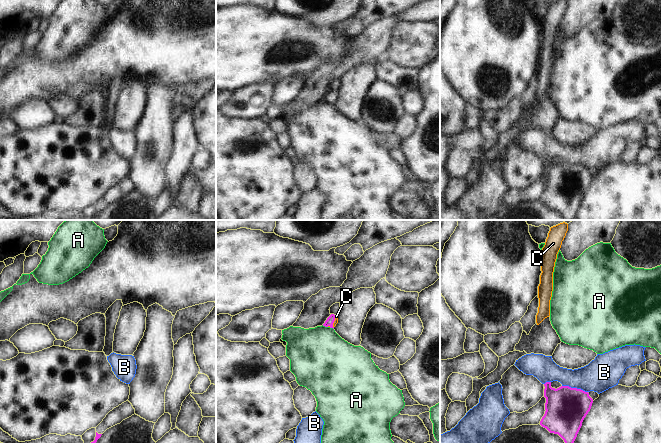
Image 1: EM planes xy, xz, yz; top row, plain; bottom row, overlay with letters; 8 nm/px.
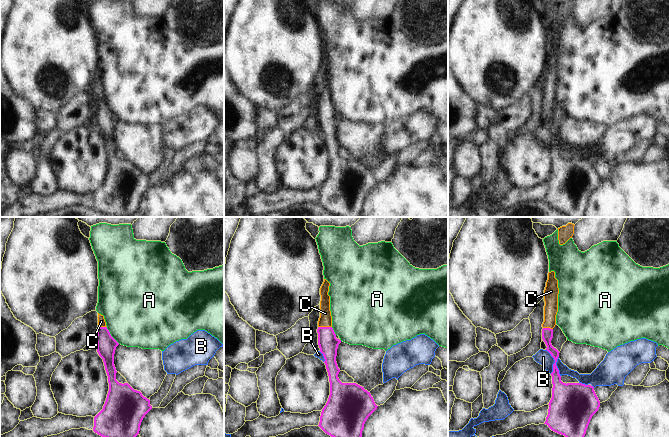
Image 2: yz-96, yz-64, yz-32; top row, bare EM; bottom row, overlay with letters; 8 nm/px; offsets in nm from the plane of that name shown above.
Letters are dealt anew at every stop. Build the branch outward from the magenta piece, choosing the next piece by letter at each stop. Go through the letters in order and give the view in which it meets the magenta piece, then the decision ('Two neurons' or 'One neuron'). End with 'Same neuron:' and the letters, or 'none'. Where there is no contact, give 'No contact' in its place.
A: Touches magenta in xz. Two neurons
B: Touches magenta in yz. Two neurons
C: Touches magenta in xz. One neuron
Same neuron: C

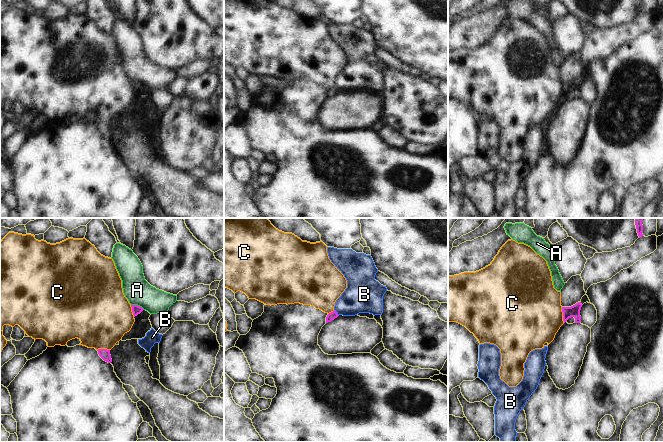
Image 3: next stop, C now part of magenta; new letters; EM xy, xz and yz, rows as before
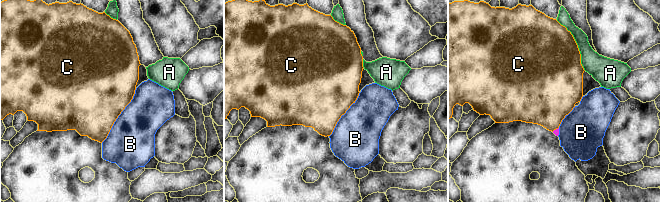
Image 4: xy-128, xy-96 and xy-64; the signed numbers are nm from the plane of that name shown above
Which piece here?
A: Touches magenta in xy. Two neurons
B: Touches magenta in xz. Two neurons
C: Touches magenta in yz. Two neurons
Same neuron: none

